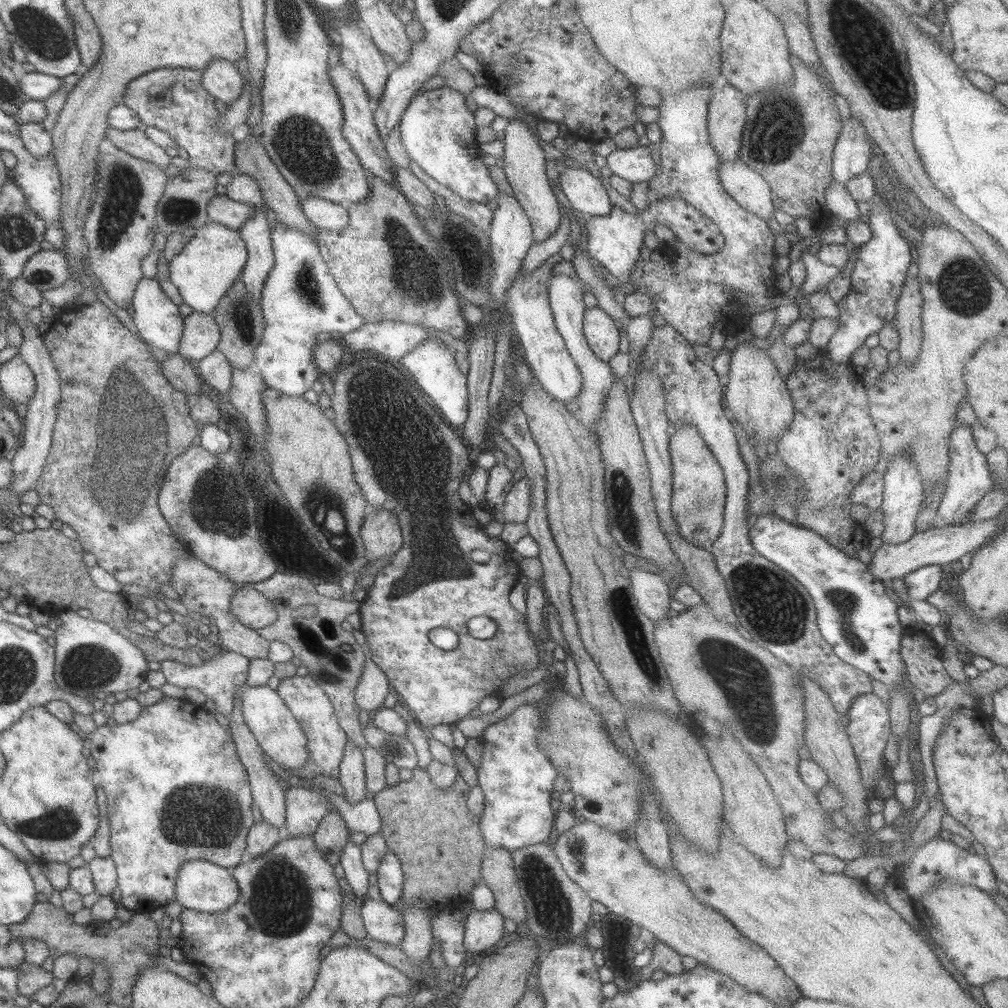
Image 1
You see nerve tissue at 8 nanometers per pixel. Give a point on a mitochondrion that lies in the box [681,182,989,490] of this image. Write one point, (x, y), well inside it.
(965, 295)

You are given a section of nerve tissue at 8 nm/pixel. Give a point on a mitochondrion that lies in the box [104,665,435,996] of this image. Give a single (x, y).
(281, 905)

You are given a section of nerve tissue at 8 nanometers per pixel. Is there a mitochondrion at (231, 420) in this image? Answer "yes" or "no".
no

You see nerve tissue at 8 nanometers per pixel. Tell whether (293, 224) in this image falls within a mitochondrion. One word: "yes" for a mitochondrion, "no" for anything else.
no

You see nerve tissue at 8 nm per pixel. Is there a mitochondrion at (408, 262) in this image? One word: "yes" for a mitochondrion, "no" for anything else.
yes

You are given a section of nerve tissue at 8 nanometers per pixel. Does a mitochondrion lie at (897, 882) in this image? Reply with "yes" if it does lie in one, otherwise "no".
no

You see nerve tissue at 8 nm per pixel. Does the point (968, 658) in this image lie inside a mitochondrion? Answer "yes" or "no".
no

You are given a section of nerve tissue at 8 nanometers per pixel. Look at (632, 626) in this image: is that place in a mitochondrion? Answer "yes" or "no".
yes

